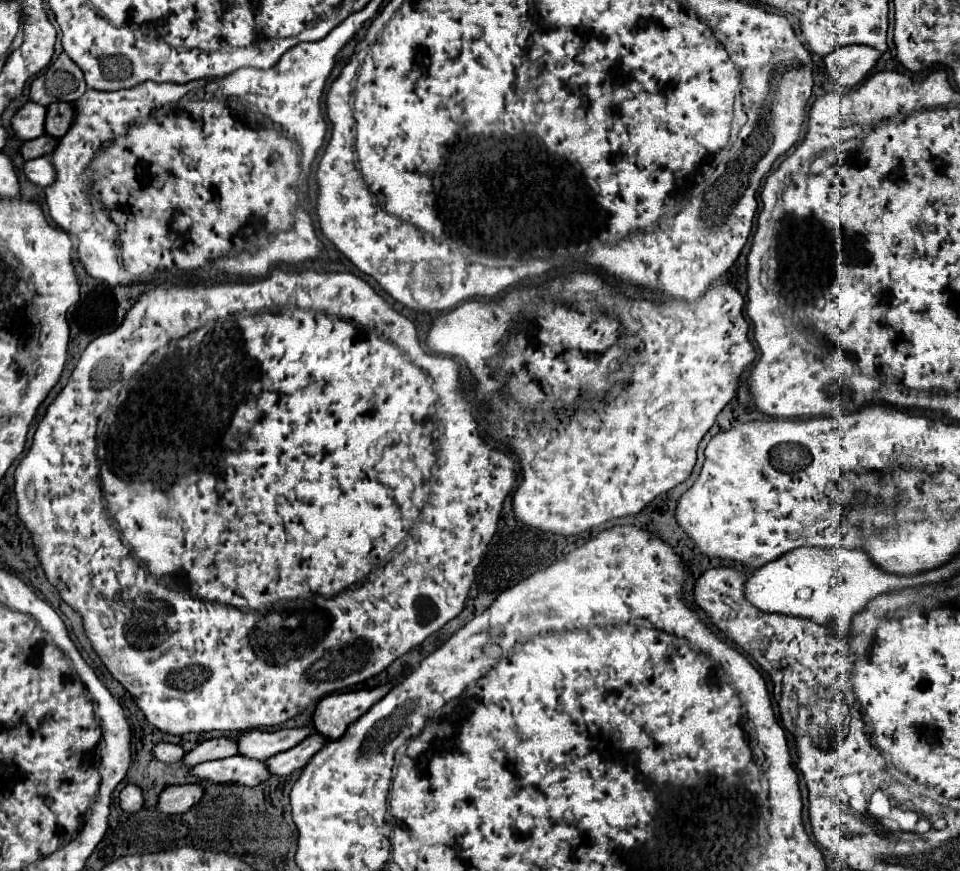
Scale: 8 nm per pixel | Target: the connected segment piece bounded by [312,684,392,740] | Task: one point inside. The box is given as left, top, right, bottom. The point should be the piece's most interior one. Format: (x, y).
(334, 714)

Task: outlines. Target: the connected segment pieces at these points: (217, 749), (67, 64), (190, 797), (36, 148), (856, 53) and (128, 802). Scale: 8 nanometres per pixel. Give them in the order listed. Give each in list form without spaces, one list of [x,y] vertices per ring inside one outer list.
[[[212,738],[212,740],[204,740],[200,742],[194,750],[186,752],[182,762],[186,766],[196,766],[200,762],[208,762],[208,760],[220,760],[220,758],[228,758],[228,756],[236,756],[236,742],[228,740],[228,738]]]
[[[62,52],[30,84],[30,100],[42,106],[52,102],[76,102],[86,92],[82,70]]]
[[[186,784],[186,786],[166,786],[162,794],[158,796],[156,810],[162,814],[182,814],[188,812],[200,798],[202,788],[198,784]]]
[[[40,136],[40,138],[34,138],[34,140],[28,140],[20,146],[20,154],[24,160],[30,160],[30,158],[40,158],[40,156],[46,156],[50,154],[54,148],[56,148],[58,140],[54,140],[52,136]]]
[[[840,46],[824,58],[826,72],[842,88],[858,86],[876,66],[880,52],[870,46]]]
[[[128,784],[122,792],[120,792],[120,808],[124,812],[138,812],[144,804],[144,798],[142,798],[142,790],[134,784]]]

